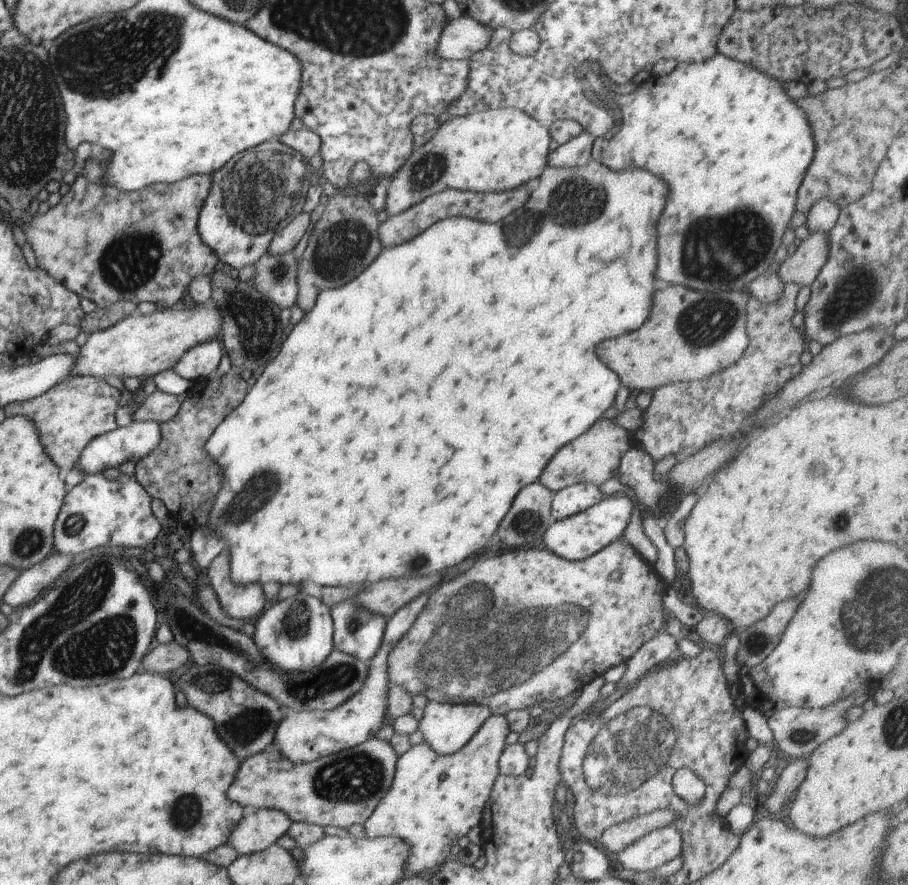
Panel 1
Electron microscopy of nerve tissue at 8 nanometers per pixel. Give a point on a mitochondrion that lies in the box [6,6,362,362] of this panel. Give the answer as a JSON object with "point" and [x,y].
{"point":[137,48]}

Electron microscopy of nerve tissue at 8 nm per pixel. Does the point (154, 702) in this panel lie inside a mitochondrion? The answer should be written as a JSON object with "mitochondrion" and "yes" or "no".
{"mitochondrion":"no"}

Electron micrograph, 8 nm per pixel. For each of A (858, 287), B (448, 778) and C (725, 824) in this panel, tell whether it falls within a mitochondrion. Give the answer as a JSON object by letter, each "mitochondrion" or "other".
{"A":"mitochondrion","B":"other","C":"other"}

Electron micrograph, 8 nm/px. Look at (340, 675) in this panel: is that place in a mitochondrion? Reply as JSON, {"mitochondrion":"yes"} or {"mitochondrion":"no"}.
{"mitochondrion":"yes"}

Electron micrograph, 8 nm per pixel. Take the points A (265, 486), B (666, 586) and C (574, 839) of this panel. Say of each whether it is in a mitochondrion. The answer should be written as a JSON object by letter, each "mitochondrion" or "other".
{"A":"mitochondrion","B":"other","C":"other"}

